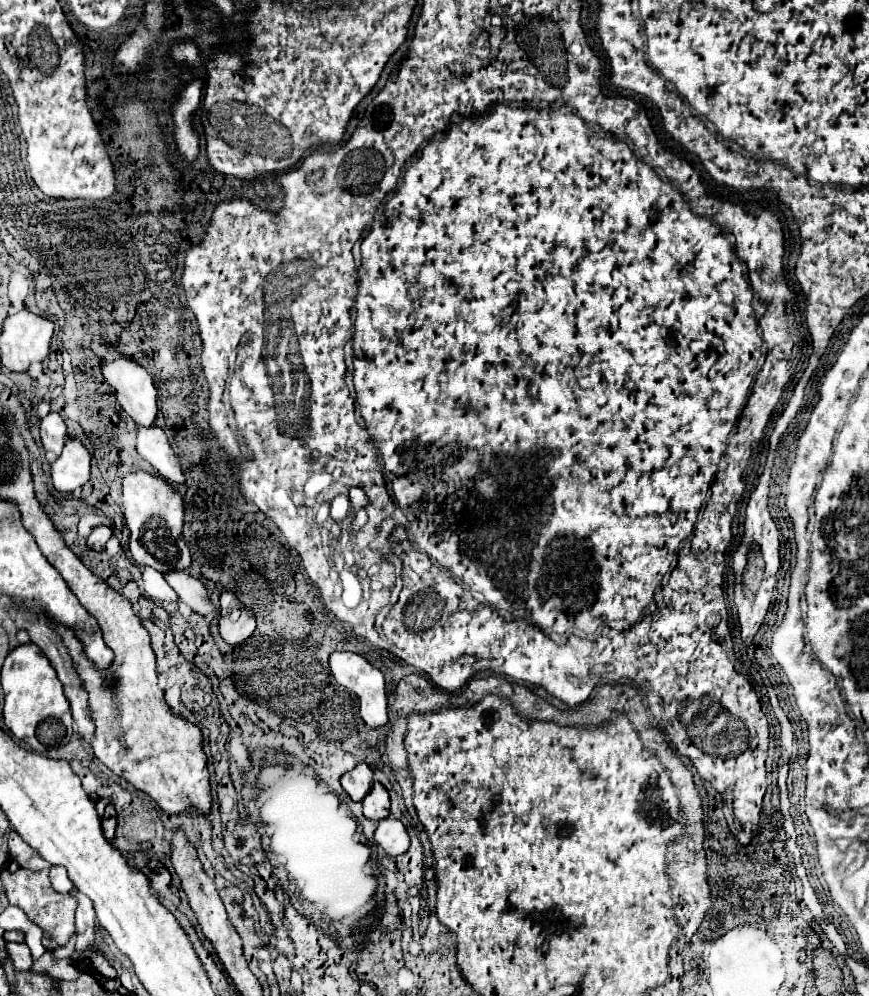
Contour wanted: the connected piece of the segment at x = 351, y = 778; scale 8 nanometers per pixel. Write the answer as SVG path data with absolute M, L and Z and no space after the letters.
M358 763L352 771L342 775L342 787L354 801L362 801L372 787L372 769L366 763Z

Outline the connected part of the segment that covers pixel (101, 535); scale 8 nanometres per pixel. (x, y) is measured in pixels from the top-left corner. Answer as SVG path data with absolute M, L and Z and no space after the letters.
M106 525L96 527L96 529L90 533L90 537L88 537L88 547L94 549L94 551L104 551L104 545L106 545L106 541L110 539L110 535L112 535L112 529L110 529L110 527L106 527Z

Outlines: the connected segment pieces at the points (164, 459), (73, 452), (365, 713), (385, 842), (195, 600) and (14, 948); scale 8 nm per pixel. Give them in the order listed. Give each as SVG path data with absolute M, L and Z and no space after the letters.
M136 425L136 449L168 483L184 483L180 461L160 427Z
M66 439L60 457L50 465L54 471L54 489L60 493L72 493L90 479L90 453L78 439Z
M332 653L330 669L334 679L360 697L360 717L370 729L388 723L384 675L356 653Z
M386 817L378 823L374 831L374 839L388 855L402 855L410 847L406 827L402 825L402 821L392 819L392 817Z
M168 571L164 575L164 579L176 591L180 601L184 601L192 611L196 611L200 615L210 615L216 611L208 599L204 585L198 579L194 579L192 575L188 575L186 571Z
M6 943L6 949L8 949L10 959L18 971L32 967L34 961L32 961L32 955L30 955L30 949L26 943Z

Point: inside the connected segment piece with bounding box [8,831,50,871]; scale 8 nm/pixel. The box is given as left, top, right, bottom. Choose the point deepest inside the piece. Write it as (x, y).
(24, 855)

